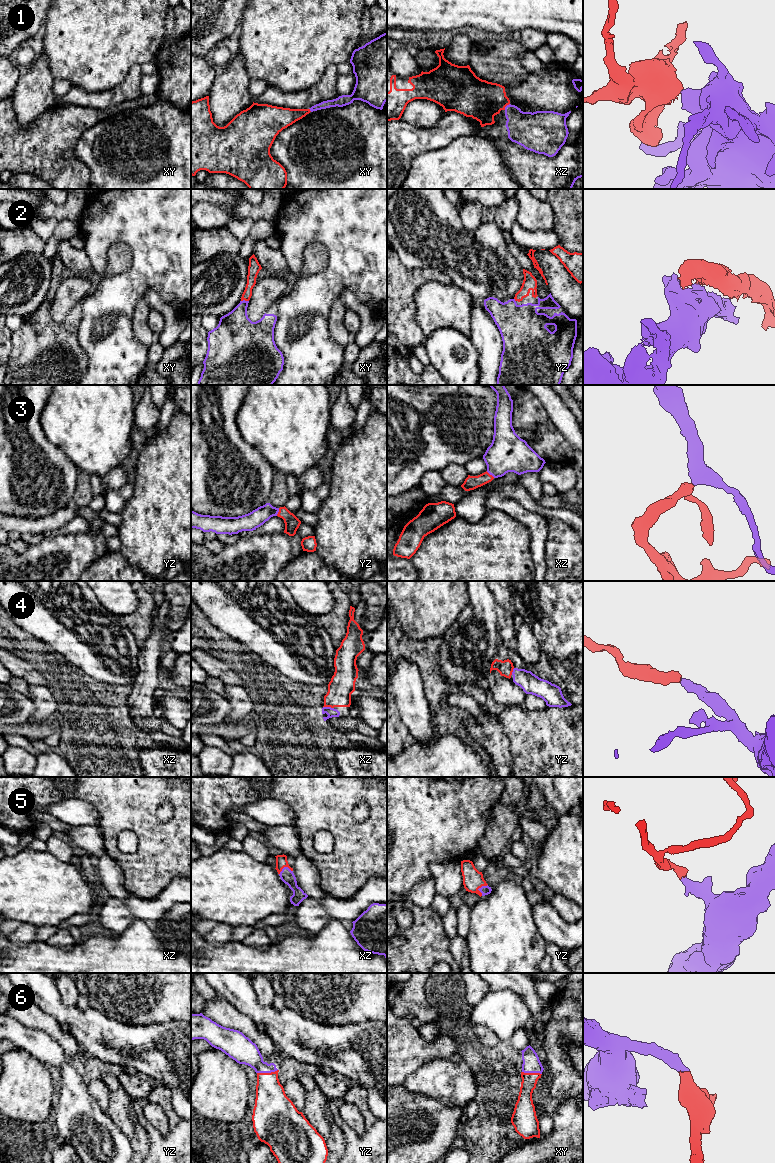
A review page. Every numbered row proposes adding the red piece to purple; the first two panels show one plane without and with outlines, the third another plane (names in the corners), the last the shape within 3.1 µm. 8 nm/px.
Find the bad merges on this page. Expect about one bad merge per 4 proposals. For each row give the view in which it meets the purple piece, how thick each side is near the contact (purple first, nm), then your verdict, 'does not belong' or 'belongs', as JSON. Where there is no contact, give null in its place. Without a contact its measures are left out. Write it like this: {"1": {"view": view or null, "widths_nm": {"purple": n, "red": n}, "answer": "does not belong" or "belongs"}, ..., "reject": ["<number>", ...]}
{"1": {"view": "xz", "widths_nm": {"purple": 280, "red": 320}, "answer": "belongs"}, "2": {"view": "xy", "widths_nm": {"purple": 280, "red": 90}, "answer": "belongs"}, "3": {"view": "yz", "widths_nm": {"purple": 140, "red": 120}, "answer": "belongs"}, "4": {"view": "xz", "widths_nm": {"purple": 80, "red": 200}, "answer": "belongs"}, "5": {"view": "yz", "widths_nm": {"purple": 80, "red": 160}, "answer": "belongs"}, "6": {"view": "yz", "widths_nm": {"purple": 200, "red": 260}, "answer": "belongs"}, "reject": []}

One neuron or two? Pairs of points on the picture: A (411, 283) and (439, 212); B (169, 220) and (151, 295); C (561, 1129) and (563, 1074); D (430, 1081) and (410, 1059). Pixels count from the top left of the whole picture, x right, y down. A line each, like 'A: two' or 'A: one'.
A: two
B: two
C: two
D: two

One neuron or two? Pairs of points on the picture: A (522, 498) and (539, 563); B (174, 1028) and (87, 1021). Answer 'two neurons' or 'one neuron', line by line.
A: two neurons
B: one neuron

